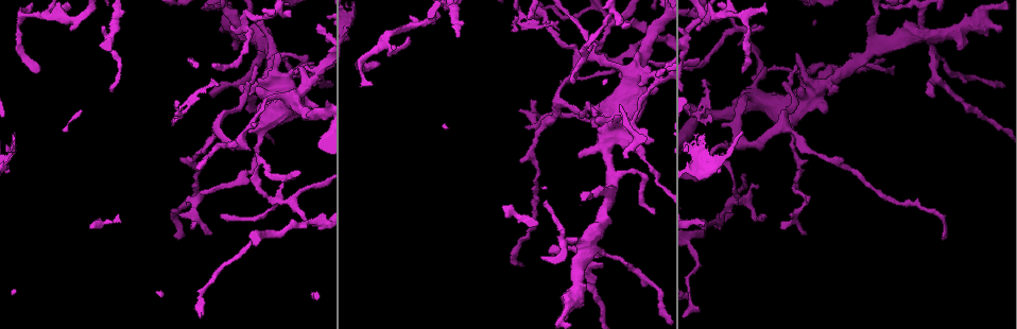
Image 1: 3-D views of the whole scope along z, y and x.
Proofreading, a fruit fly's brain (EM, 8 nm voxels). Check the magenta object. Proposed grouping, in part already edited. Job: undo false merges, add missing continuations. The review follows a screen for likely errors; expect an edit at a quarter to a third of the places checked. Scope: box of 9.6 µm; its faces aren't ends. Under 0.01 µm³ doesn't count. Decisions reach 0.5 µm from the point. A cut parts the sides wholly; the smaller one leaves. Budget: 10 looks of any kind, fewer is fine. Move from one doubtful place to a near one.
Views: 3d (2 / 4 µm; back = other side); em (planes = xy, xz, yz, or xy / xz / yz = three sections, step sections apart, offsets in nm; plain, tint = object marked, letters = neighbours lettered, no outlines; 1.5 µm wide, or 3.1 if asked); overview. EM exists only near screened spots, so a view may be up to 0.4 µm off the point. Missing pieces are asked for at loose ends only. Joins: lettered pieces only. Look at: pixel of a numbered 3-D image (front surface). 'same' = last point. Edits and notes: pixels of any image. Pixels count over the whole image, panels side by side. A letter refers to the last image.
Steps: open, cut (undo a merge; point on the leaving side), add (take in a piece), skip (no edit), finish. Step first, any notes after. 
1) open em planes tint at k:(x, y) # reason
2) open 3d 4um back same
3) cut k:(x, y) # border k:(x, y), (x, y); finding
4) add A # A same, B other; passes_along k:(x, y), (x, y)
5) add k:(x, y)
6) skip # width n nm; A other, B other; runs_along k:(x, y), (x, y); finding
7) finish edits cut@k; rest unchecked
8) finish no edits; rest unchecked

open 3d 4um back at 1:(736, 28) # branch point

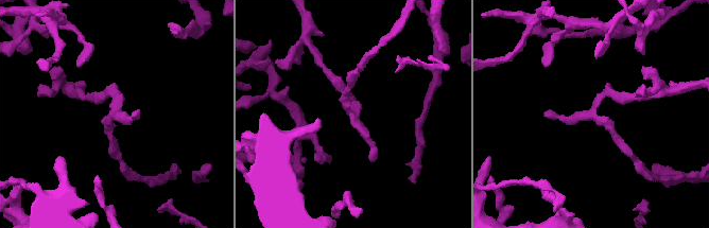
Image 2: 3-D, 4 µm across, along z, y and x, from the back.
open em yz step 8 letters at 2:(112, 110)

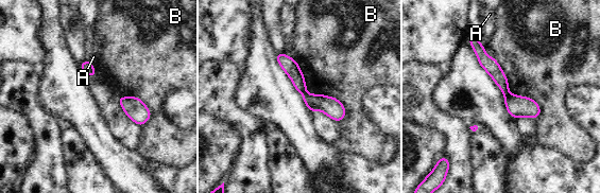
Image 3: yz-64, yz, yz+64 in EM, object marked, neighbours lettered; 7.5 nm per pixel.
cut 3:(330, 106) # width 90 nm; A other, B other; border 3:(305, 91), (301, 92); a second cell is stuck on

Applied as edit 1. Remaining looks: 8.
open overview

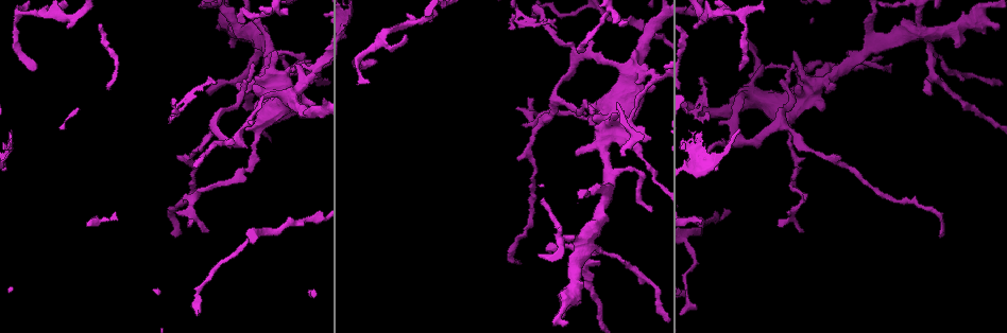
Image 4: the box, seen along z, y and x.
open 3d 2um at 4:(235, 86) # free end

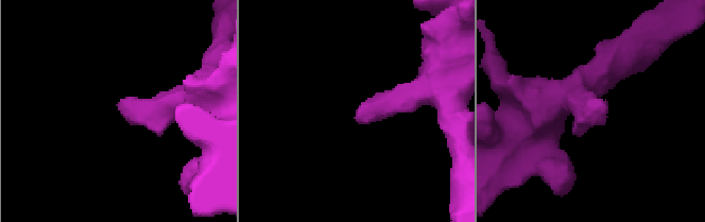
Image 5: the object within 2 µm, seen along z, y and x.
open em yz step 8 tint at 5:(357, 120) # now the EM

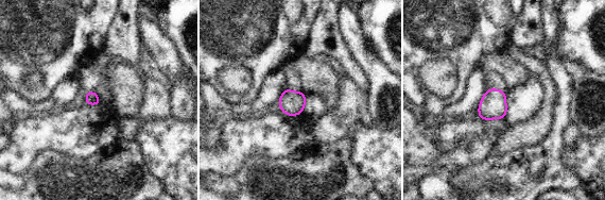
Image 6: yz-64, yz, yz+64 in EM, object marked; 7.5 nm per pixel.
open em planes letters same

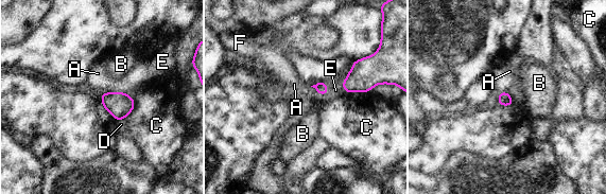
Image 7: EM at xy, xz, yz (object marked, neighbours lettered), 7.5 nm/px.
skip # A other, B other, C other, D other, E other, F other; border 7:(128, 94), (134, 108), (124, 118); none of them fits

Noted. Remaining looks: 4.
open 3d 2um at 4:(549, 250) # an open end

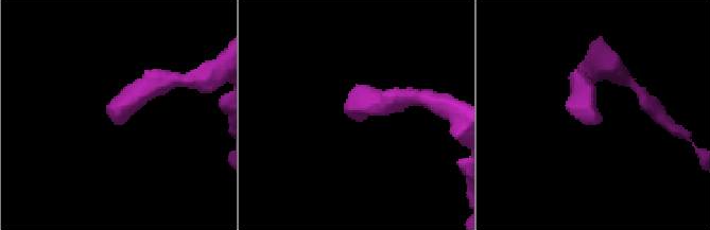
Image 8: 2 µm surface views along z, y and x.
open em planes letters at 8:(594, 123) # need the tissue

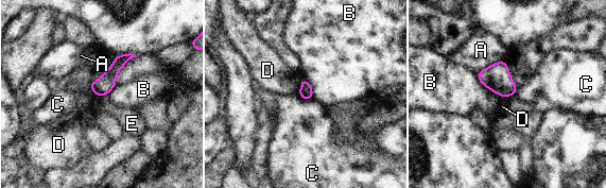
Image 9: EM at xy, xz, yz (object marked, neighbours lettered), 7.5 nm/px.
skip # A other, B other, C other, D other, E other; border 9:(97, 95), (106, 96); no lettered piece goes on from it

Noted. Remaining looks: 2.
open em planes letters at 4:(650, 211) # free end

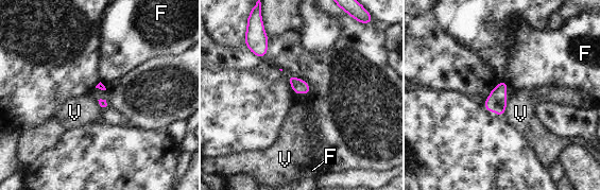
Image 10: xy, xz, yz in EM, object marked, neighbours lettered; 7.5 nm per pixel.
skip # F other, V other; border 10:(508, 100), (504, 110); no lettered piece goes on from it

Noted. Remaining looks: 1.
finish edits cut@3; rest unchecked

